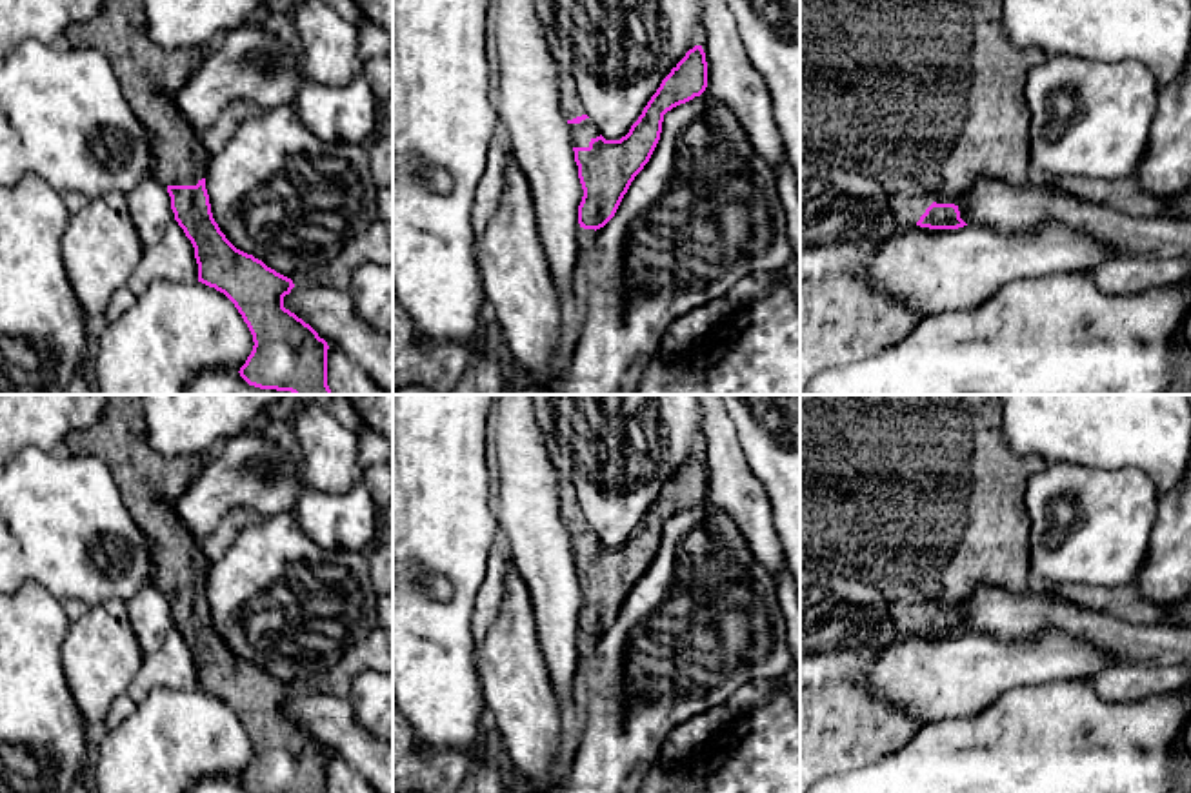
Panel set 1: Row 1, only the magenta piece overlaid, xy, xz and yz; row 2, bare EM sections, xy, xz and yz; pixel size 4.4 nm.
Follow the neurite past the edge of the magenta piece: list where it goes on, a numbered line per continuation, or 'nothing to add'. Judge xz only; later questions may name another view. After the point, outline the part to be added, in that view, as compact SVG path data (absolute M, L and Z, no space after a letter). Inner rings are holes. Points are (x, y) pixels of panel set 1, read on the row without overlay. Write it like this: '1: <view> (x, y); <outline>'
1: xz (570, 508); M558 480L558 509L565 527L587 522L573 486L565 480Z

